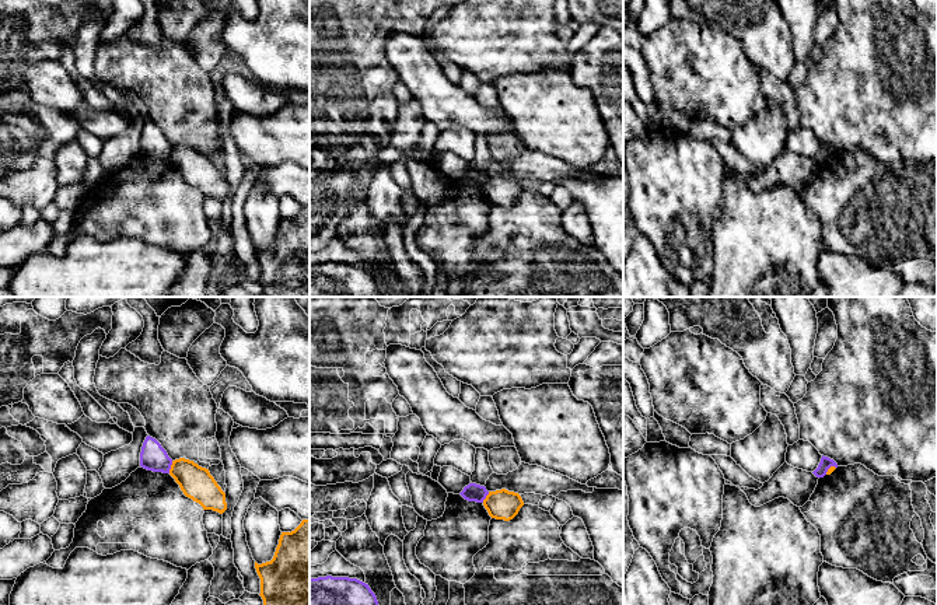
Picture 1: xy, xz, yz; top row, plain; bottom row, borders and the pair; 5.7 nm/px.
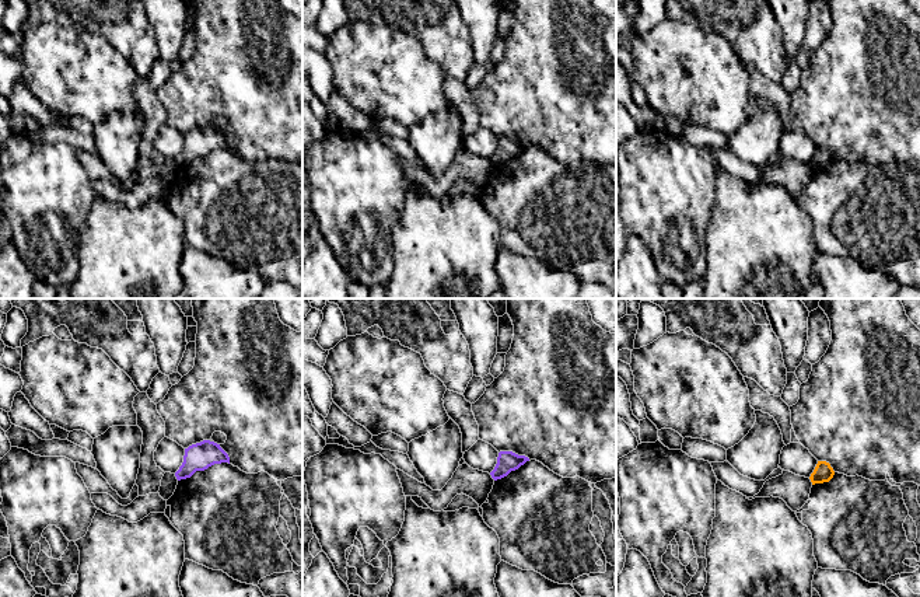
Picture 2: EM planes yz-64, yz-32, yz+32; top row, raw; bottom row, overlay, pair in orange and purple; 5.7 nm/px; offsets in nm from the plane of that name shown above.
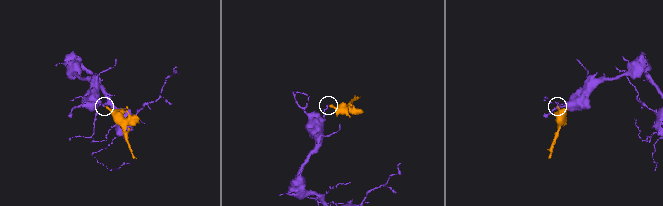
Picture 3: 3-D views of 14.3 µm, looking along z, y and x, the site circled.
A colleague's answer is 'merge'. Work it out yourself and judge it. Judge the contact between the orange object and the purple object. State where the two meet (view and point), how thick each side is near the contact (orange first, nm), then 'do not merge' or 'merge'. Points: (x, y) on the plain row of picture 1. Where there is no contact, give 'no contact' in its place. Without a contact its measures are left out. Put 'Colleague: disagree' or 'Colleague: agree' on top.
Colleague: disagree
xy (171, 153) | 190/160 nm | do not merge

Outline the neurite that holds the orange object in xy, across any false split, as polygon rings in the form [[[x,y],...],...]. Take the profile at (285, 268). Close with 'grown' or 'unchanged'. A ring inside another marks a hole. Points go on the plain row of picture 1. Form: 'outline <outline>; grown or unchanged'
outline [[[303,206],[291,218],[282,218],[273,245],[262,251],[255,248],[255,255],[265,297],[310,297],[310,206]]]; unchanged

